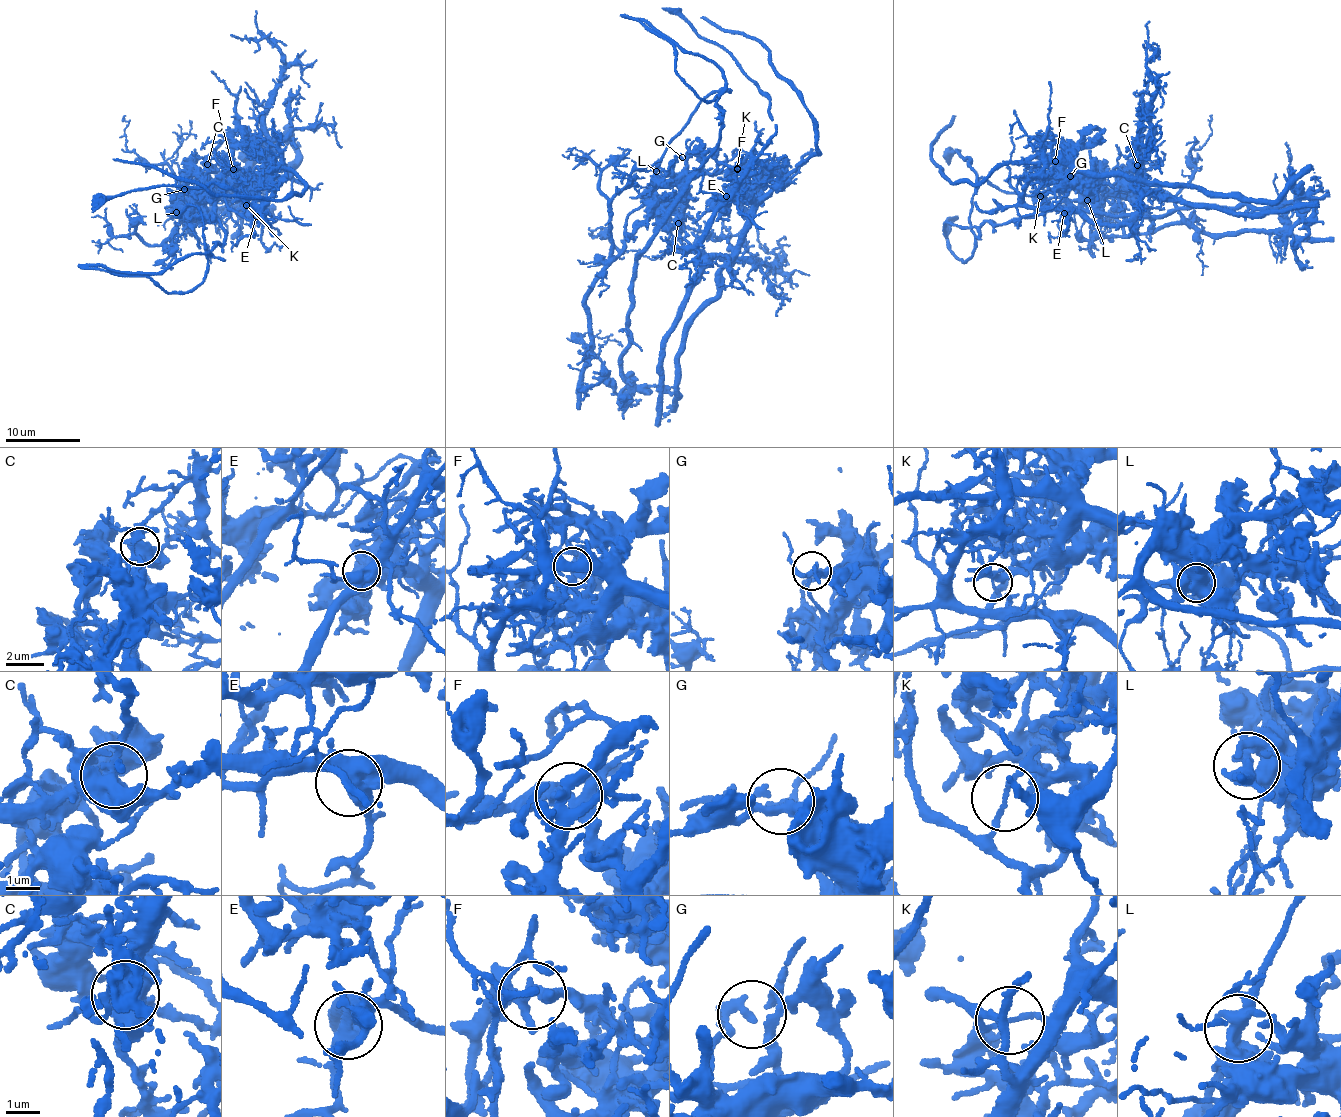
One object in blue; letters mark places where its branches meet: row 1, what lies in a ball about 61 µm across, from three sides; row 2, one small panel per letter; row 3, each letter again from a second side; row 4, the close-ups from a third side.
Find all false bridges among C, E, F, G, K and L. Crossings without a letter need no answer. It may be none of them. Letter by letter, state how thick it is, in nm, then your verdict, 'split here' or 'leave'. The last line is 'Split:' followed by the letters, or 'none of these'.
C: 480 nm | split here
E: 500 nm | leave
F: 360 nm | split here
G: 200 nm | leave
K: 110 nm | split here
L: 340 nm | split here
Split: C, F, K, L

